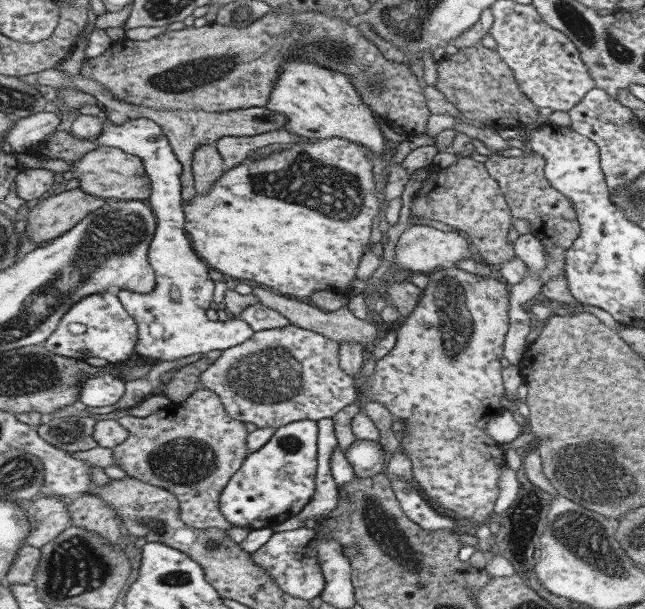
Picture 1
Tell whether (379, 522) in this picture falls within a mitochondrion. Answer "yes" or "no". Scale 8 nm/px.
yes

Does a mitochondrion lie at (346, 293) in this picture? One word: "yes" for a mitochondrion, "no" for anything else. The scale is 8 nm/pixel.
no

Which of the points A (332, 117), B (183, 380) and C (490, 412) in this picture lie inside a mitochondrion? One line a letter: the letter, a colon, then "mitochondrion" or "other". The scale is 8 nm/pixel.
A: other
B: other
C: other

